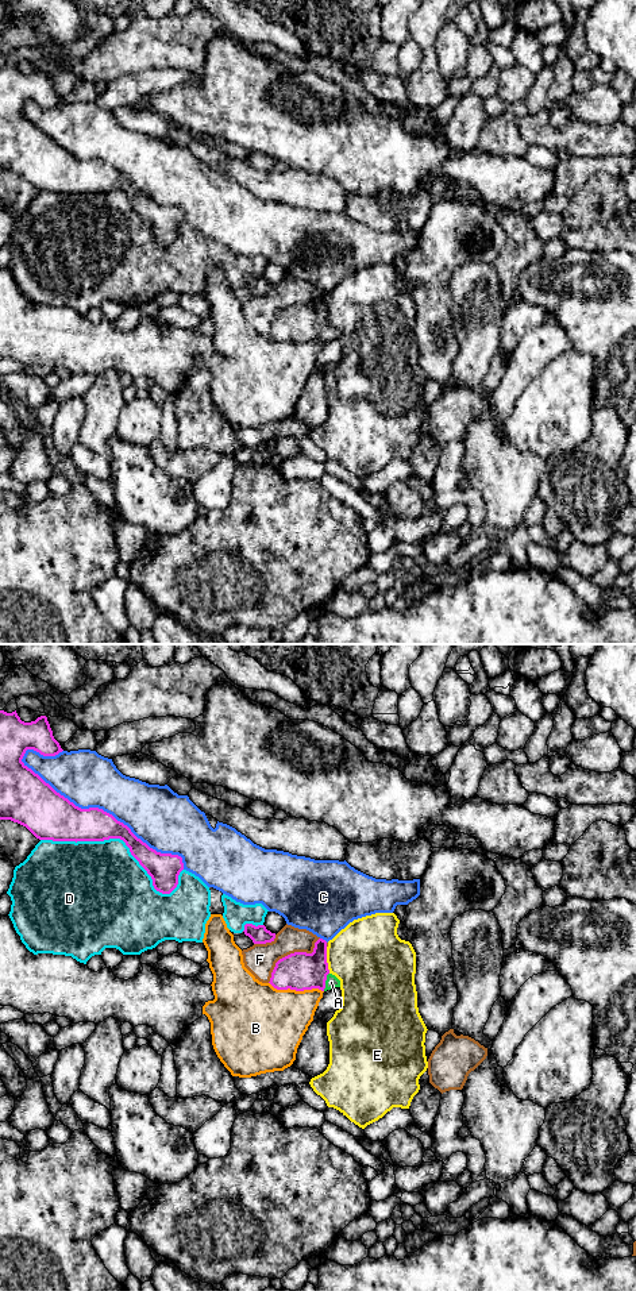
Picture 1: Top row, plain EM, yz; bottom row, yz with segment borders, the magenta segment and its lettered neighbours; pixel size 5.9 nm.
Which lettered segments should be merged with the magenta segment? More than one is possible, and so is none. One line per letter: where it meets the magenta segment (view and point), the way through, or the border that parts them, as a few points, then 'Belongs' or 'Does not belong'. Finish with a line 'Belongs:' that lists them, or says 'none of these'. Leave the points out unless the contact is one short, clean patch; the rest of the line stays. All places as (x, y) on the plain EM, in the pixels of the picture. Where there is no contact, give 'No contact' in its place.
A: Touches magenta at yz (324, 334). Path across: yz (299, 323), (311, 323), (324, 334), (331, 334). Belongs
B: Touches magenta at yz (296, 342). Boundary: yz (269, 334), (277, 340), (320, 340), (323, 343). Does not belong
C: Touches magenta at yz (101, 161). Does not belong
D: Touches magenta at yz (124, 193). Does not belong
E: Touches magenta at yz (326, 312). Does not belong
F: Touches magenta at yz (290, 305). Does not belong
Belongs: A

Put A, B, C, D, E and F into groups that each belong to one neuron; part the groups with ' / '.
A / B / C / D / E / F

